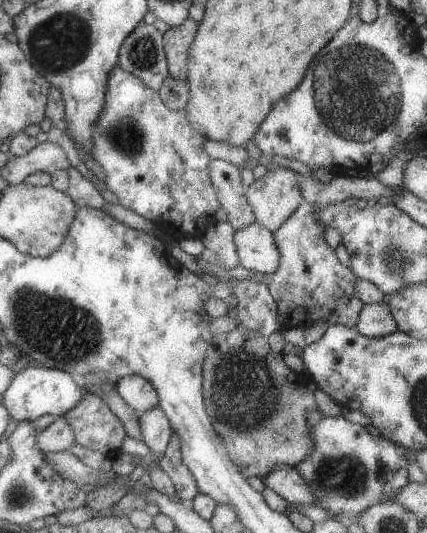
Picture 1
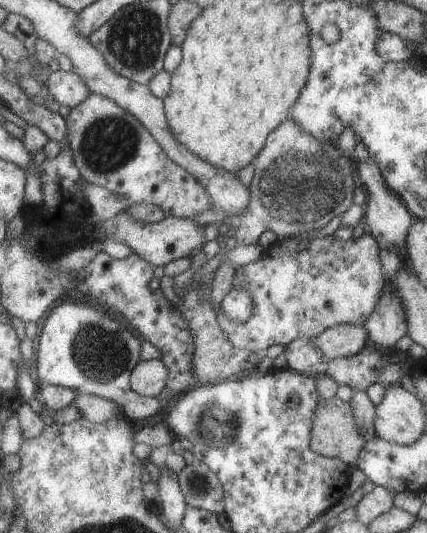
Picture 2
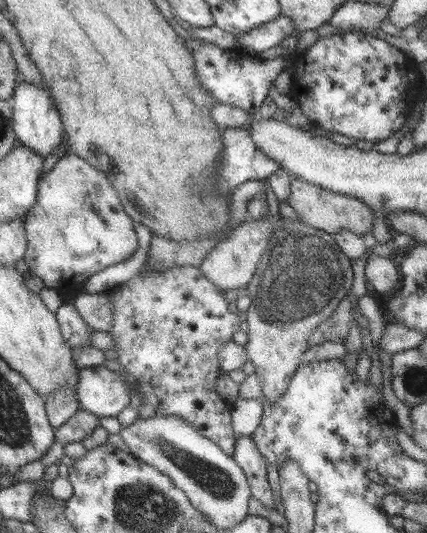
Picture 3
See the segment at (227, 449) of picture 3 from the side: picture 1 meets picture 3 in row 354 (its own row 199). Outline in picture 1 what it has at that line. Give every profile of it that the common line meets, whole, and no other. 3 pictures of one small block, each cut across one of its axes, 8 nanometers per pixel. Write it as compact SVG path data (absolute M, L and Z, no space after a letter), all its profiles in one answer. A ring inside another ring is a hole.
M115 66L106 86L106 101L94 125L91 157L105 172L106 189L115 195L119 204L133 210L153 222L158 228L165 228L175 239L199 237L206 224L215 222L214 214L220 204L215 187L209 178L210 156L202 149L205 137L195 132L186 120L186 110L167 108L158 91L145 86L136 76Z

